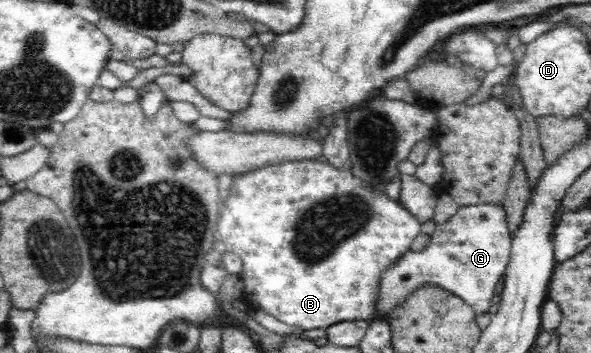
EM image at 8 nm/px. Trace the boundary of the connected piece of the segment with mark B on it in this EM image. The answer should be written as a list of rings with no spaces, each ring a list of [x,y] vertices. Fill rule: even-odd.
[[[293,160],[267,164],[239,173],[232,180],[229,199],[220,206],[216,235],[222,249],[242,259],[241,293],[249,307],[262,309],[303,331],[374,318],[373,303],[381,273],[407,253],[411,241],[419,235],[420,223],[413,214],[391,201],[381,189],[366,185],[348,169],[337,170],[329,162]]]

